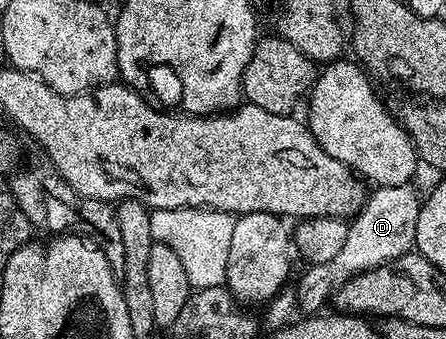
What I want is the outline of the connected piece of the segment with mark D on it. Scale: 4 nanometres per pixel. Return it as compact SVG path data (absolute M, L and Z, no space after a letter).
M410 184L397 187L378 187L368 196L366 204L355 214L347 226L345 243L329 263L308 264L307 270L295 285L296 307L300 314L315 315L323 304L330 302L335 293L349 278L389 263L403 253L412 252L415 228L421 204L420 194L415 194Z

